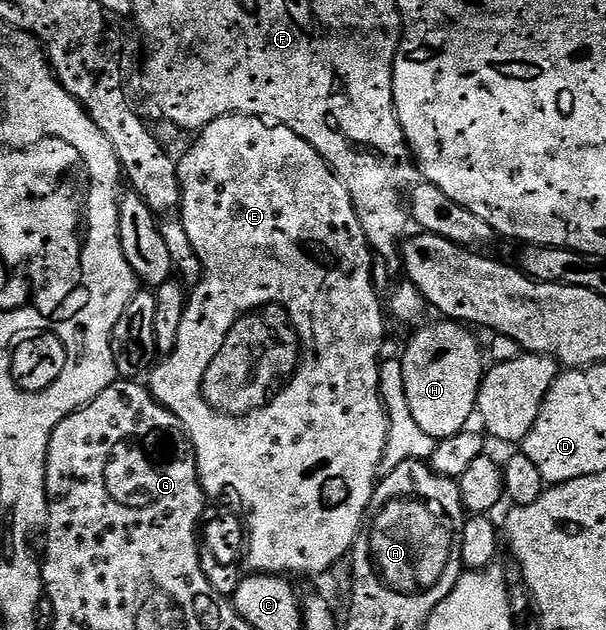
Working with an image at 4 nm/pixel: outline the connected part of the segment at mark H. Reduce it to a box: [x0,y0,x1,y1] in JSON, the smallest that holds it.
[399,321,487,440]

